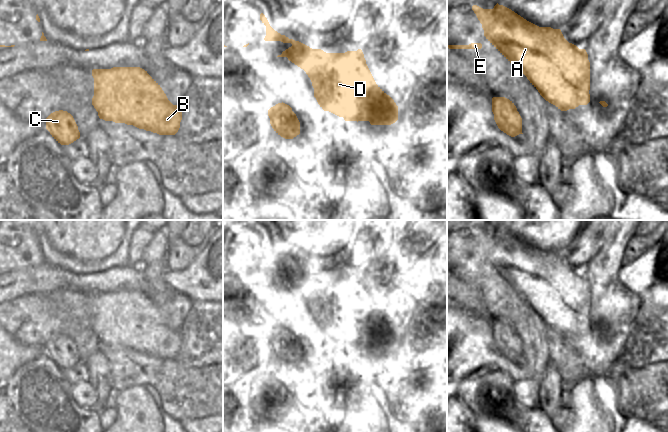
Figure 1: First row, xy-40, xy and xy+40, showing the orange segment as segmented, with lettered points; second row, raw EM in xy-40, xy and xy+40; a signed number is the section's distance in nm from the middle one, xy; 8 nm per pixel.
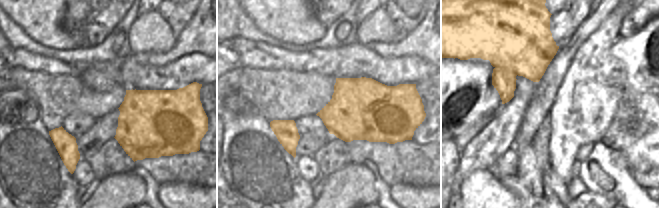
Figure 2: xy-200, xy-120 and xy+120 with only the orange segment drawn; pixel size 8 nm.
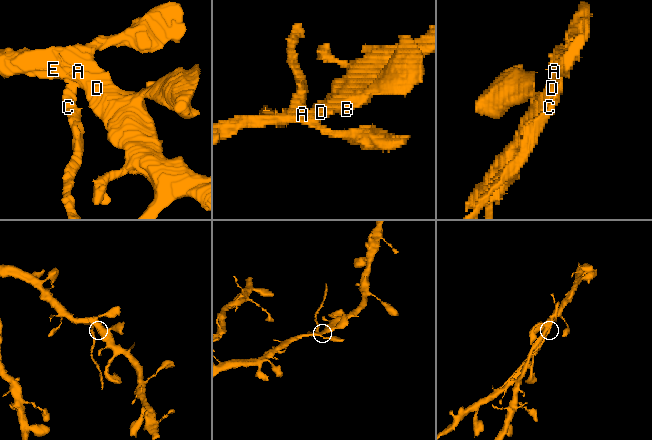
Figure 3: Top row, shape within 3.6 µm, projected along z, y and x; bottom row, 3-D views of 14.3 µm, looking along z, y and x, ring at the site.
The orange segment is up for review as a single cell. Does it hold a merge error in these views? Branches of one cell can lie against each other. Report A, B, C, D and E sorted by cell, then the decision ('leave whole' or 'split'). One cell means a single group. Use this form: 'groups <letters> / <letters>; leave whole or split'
groups A B D E / C; split

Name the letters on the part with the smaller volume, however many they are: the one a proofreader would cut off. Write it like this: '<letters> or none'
C

